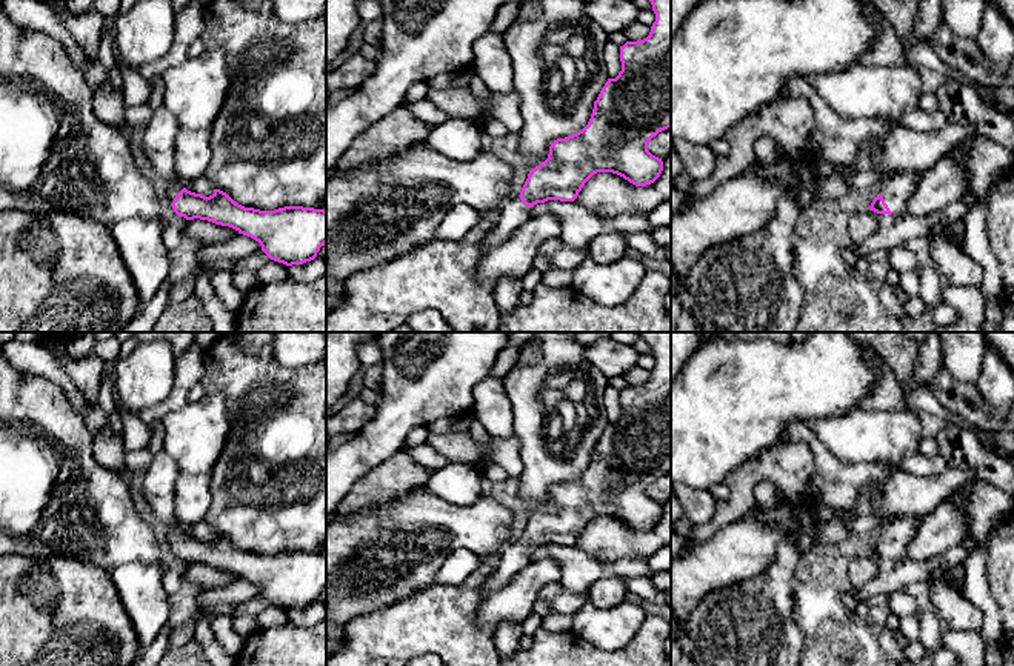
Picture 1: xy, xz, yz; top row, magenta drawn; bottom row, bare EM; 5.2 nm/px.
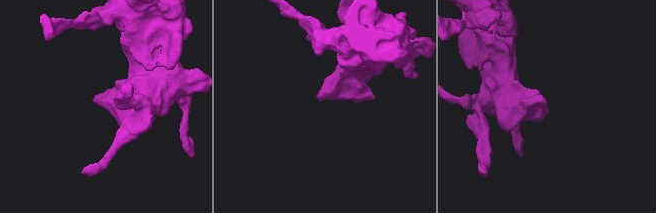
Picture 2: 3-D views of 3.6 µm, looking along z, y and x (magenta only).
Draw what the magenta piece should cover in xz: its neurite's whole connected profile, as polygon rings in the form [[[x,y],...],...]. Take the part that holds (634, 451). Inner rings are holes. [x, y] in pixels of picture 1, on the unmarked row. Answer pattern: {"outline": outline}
{"outline": [[[639,332],[651,346],[655,366],[646,383],[626,386],[620,391],[622,415],[615,423],[608,423],[602,432],[588,469],[565,483],[557,483],[549,491],[548,503],[529,515],[520,540],[500,552],[500,563],[480,589],[482,600],[505,588],[526,564],[531,563],[531,552],[548,544],[574,546],[585,528],[597,517],[612,517],[635,531],[654,528],[662,515],[662,503],[648,495],[648,488],[659,477],[671,472],[671,332]]]}

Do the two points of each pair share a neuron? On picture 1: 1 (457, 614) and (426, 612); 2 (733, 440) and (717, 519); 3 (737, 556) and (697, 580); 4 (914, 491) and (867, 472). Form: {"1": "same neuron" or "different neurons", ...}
{"1": "same neuron", "2": "different neurons", "3": "same neuron", "4": "different neurons"}

